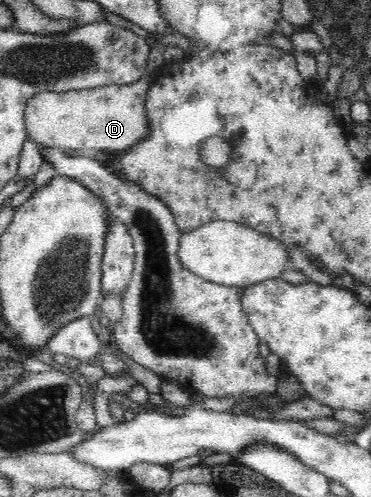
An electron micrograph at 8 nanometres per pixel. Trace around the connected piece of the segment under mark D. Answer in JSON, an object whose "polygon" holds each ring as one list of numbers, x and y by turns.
{"polygon":[[166,32,161,40,158,40,156,46,151,47,150,56,148,56,148,66,146,66,146,74,128,85,110,85,100,86,90,90,73,90,65,93,50,93,44,91,34,94,31,99,28,99,25,106,24,120,27,128,28,136,41,146,56,147,62,150,72,148,74,150,83,149,90,150,95,148,98,151,108,152,108,154,120,154,123,150,130,149,132,145,140,142,144,137,147,137,149,128,147,127,147,114,145,113,145,98,149,91,149,86,152,86,152,78,155,71,160,66,163,66,163,52,168,46,178,46,182,48,186,54,195,55,200,51,200,44,192,44,186,36,182,36,180,32]]}

